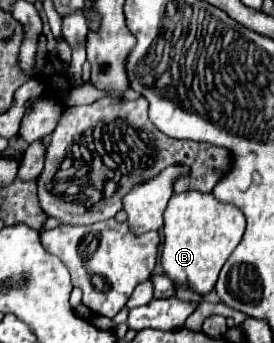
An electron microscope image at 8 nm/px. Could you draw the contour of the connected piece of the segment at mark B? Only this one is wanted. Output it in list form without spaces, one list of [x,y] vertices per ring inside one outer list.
[[[186,191],[172,195],[164,211],[164,249],[162,267],[176,285],[188,285],[204,295],[214,289],[218,273],[230,253],[240,243],[246,229],[244,213],[230,203],[218,203],[212,193]]]

